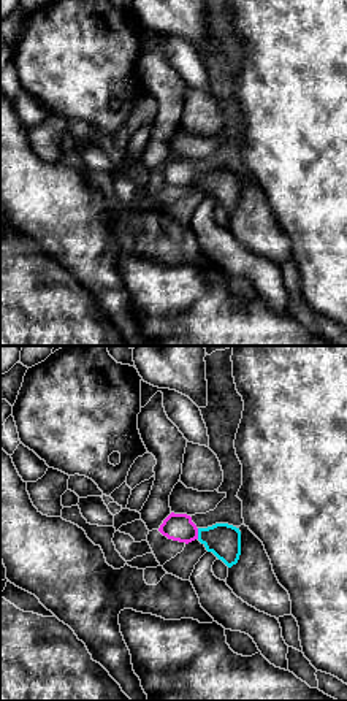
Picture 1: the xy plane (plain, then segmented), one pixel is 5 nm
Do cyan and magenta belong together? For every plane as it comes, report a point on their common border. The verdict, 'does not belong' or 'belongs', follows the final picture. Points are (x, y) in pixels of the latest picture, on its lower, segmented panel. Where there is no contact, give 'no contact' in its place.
(198, 533)

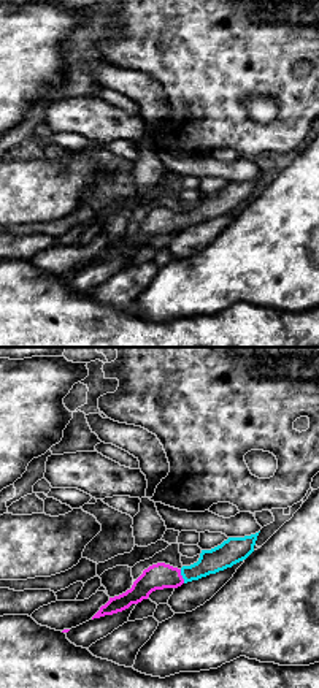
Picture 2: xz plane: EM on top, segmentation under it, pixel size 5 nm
(181, 574)

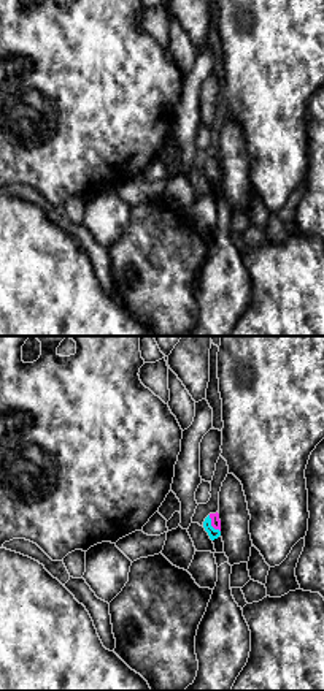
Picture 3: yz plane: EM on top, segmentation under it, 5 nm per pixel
(210, 525)

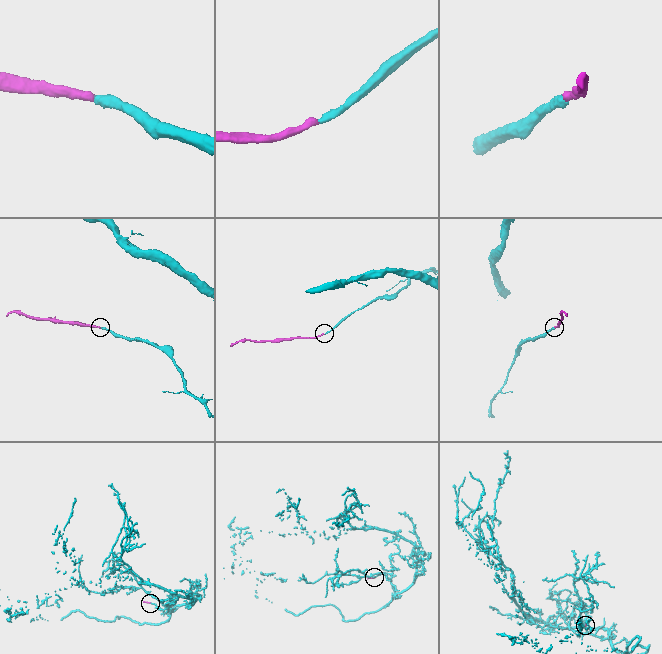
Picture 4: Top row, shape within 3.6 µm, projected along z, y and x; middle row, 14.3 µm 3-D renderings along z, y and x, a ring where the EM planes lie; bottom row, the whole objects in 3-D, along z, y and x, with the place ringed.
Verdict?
belongs

